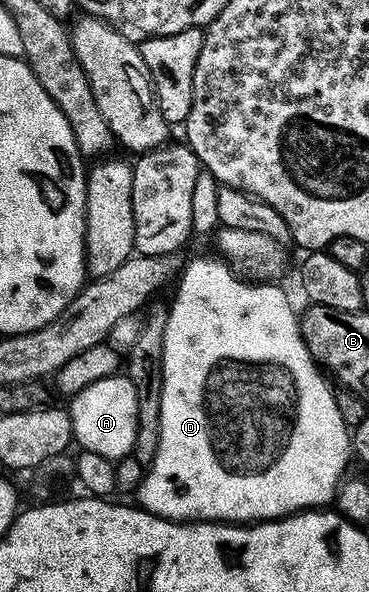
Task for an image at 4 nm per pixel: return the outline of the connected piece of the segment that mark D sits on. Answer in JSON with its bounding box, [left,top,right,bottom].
[137,256,352,522]

